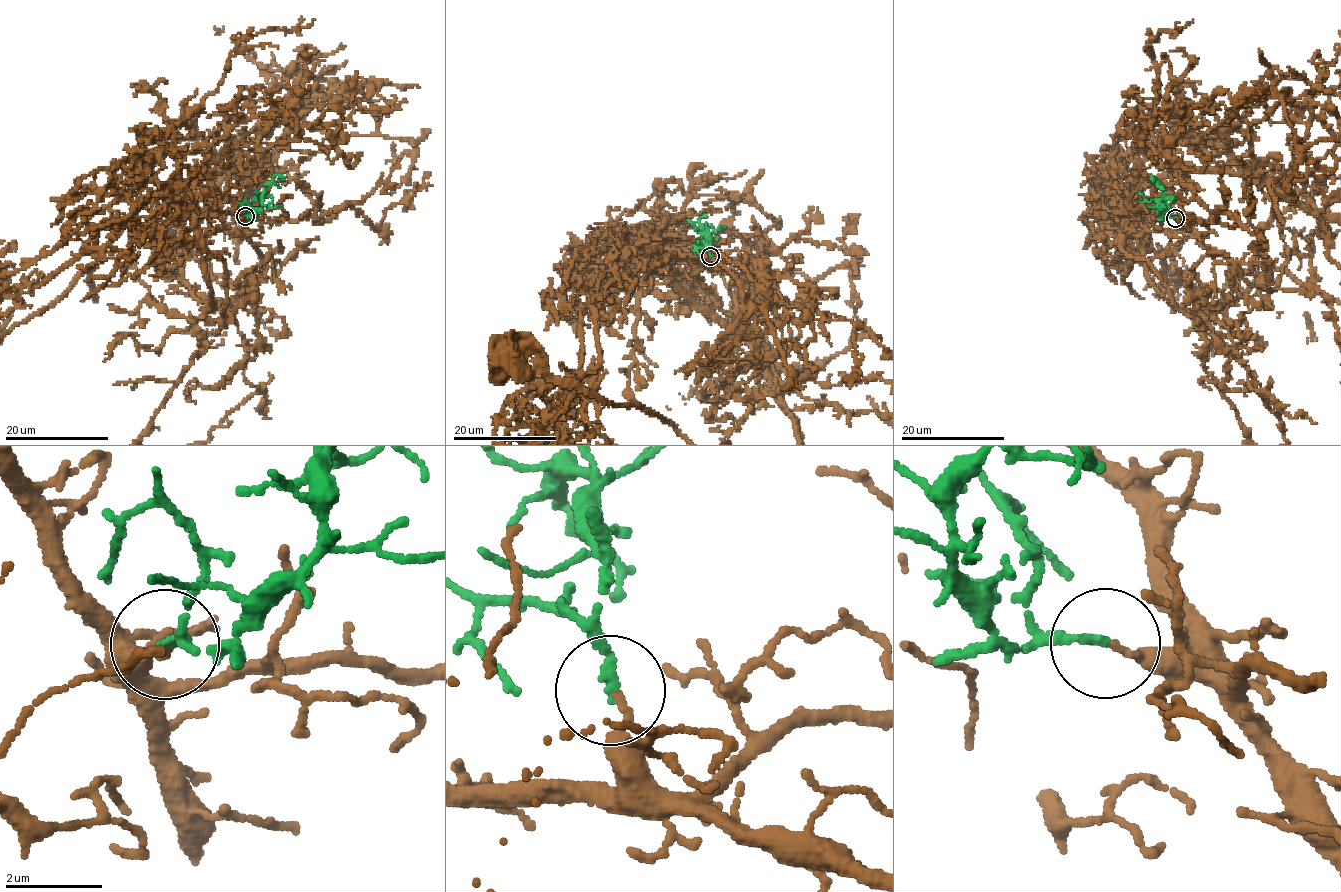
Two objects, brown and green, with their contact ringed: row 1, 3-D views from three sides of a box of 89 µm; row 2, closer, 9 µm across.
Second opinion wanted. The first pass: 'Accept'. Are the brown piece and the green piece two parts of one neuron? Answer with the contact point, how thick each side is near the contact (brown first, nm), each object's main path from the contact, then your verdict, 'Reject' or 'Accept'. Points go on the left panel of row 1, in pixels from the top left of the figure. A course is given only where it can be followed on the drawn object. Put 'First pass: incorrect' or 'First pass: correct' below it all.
Place: (245, 216). Thickness 120 nm (brown) against 180 nm. Course of brown: (245, 216), (219, 170), (241, 173), (240, 211), (171, 277), (101, 301), (84, 270). Course of green: (245, 216), (251, 216), (262, 204), (263, 190), (275, 175), (282, 176), (282, 180). Accept
First pass: correct

